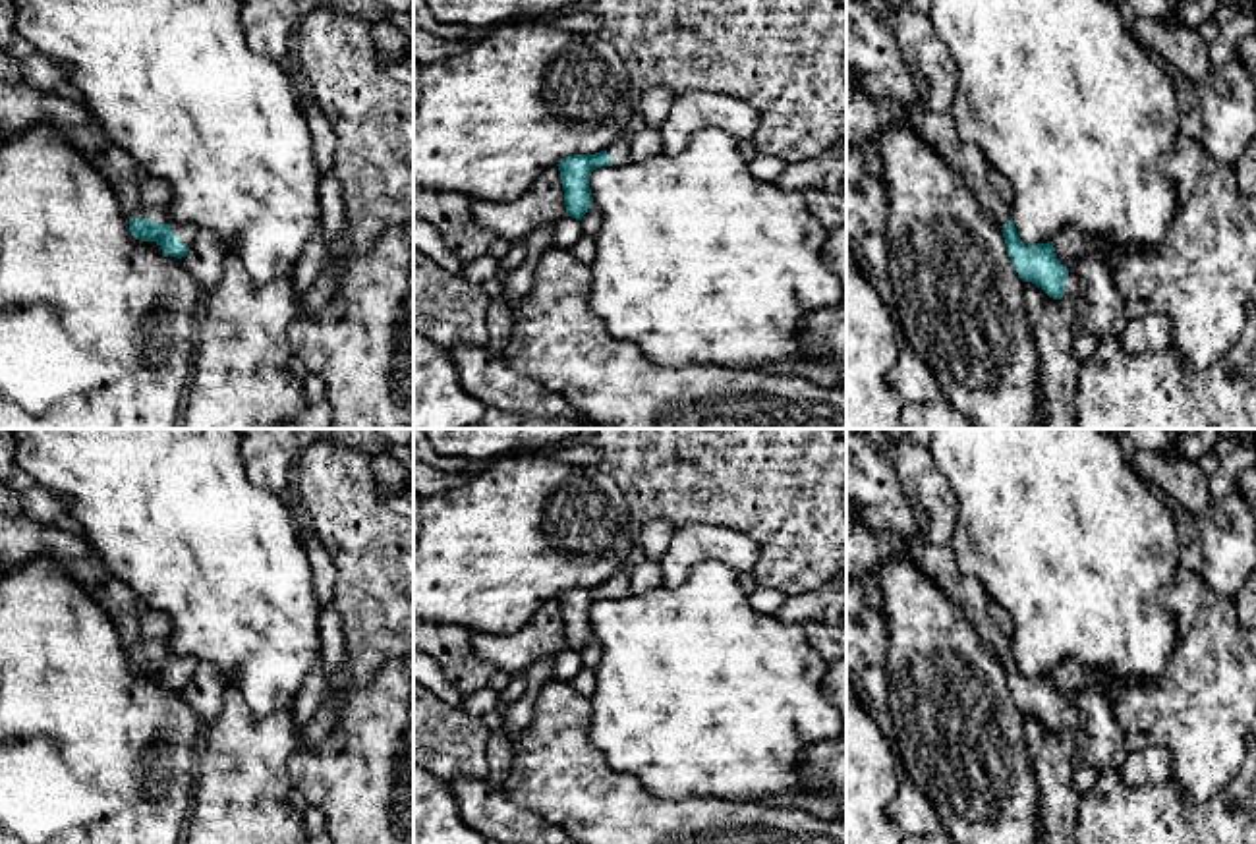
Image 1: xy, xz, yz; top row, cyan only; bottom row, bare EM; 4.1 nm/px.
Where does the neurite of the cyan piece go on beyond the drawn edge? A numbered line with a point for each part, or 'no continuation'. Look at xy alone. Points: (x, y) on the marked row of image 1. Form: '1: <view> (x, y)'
1: xy (159, 213)

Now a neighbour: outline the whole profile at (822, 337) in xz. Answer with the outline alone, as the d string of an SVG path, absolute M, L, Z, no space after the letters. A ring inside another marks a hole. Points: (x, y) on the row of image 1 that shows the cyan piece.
M846 301L808 313L798 342L812 361L835 367L846 363Z

